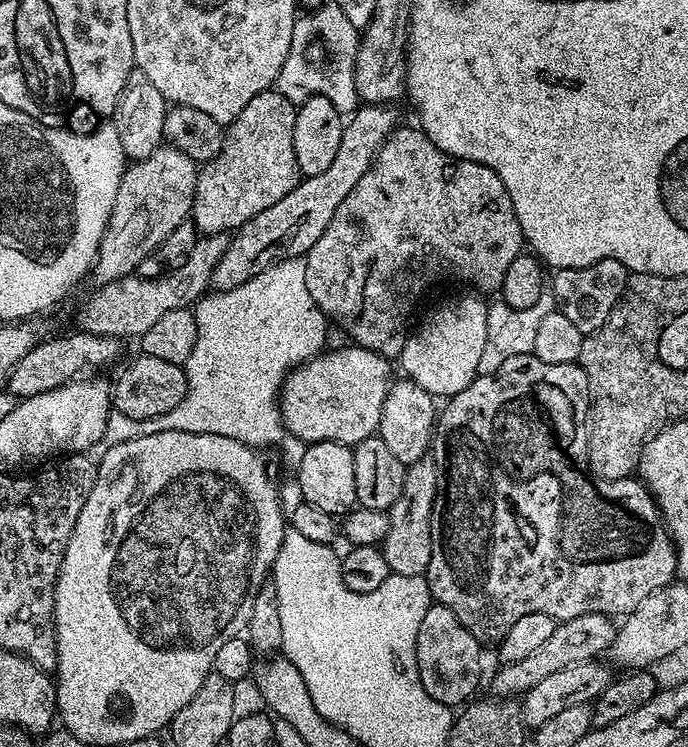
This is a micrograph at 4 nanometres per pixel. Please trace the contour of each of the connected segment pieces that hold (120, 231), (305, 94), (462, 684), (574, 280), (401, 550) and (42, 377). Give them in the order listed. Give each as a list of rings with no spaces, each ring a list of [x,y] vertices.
[[[161,146],[150,154],[150,158],[129,163],[124,170],[124,177],[118,186],[118,194],[114,197],[114,210],[110,210],[110,222],[106,222],[104,237],[100,243],[100,249],[96,255],[96,262],[90,272],[97,285],[108,284],[111,280],[120,280],[124,276],[135,273],[136,267],[142,262],[142,258],[152,255],[182,222],[192,215],[192,203],[194,202],[194,190],[196,189],[197,161],[191,160],[182,150],[171,146]]]
[[[328,2],[328,16],[322,14],[320,7],[297,15],[294,34],[290,38],[290,54],[286,54],[286,62],[282,62],[275,91],[297,106],[311,96],[321,96],[330,98],[342,114],[355,112],[358,97],[354,86],[354,62],[360,49],[360,38],[361,33],[350,26],[346,14],[342,14],[334,2]]]
[[[434,602],[430,610],[426,610],[422,622],[418,625],[418,642],[416,643],[418,678],[422,678],[422,686],[426,686],[426,694],[449,706],[457,706],[456,704],[460,703],[463,705],[471,701],[477,695],[476,687],[480,684],[480,651],[482,651],[482,645],[474,638],[474,634],[470,634],[470,630],[466,630],[466,626],[462,626],[462,622],[454,618],[449,608]]]
[[[606,258],[581,268],[561,266],[551,273],[550,296],[559,312],[566,314],[566,318],[570,318],[570,322],[574,322],[580,332],[597,332],[628,291],[629,275],[628,268],[616,258]]]
[[[425,458],[416,464],[407,465],[404,474],[402,494],[398,494],[398,502],[389,508],[388,529],[382,545],[382,551],[388,571],[393,576],[424,576],[430,566],[430,526],[434,498],[438,490],[438,474],[435,459]]]
[[[73,330],[69,336],[52,336],[41,339],[40,343],[14,366],[12,376],[8,379],[7,391],[13,392],[17,398],[46,394],[50,390],[60,388],[81,374],[100,374],[103,368],[116,364],[120,360],[121,341],[114,336],[95,336],[89,332]]]

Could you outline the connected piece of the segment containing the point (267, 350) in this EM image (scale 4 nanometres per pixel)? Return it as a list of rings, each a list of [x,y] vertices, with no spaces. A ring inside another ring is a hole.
[[[295,256],[289,260],[279,260],[277,264],[271,264],[265,272],[250,278],[250,282],[242,282],[242,286],[234,290],[205,294],[196,301],[194,311],[198,322],[198,342],[194,342],[190,358],[182,365],[188,383],[186,398],[182,398],[182,402],[178,402],[178,406],[174,406],[170,414],[153,420],[126,418],[126,414],[112,411],[106,422],[106,434],[102,434],[98,443],[89,448],[91,460],[99,464],[106,456],[106,450],[121,445],[122,442],[133,441],[139,436],[166,430],[182,430],[186,434],[222,434],[222,438],[234,438],[257,450],[265,450],[271,444],[280,444],[280,452],[289,464],[289,469],[299,468],[308,444],[290,434],[284,427],[278,397],[288,373],[304,361],[311,360],[325,347],[324,338],[330,327],[314,298],[310,298],[310,290],[306,290],[306,266],[303,259]]]

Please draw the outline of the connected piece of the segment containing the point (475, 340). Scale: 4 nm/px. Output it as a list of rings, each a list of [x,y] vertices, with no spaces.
[[[476,294],[472,296],[460,296],[457,300],[448,300],[441,308],[436,308],[420,325],[415,325],[414,331],[409,335],[408,341],[402,346],[398,363],[404,367],[403,375],[414,381],[422,390],[426,390],[433,398],[451,398],[470,382],[475,380],[478,375],[478,362],[482,360],[482,350],[486,346],[488,337],[488,327],[486,318],[488,317],[489,305],[483,304],[481,297]]]

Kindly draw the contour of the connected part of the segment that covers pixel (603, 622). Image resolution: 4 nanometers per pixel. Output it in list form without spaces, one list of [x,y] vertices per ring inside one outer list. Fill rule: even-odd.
[[[602,613],[584,614],[582,617],[559,621],[554,634],[550,634],[548,641],[540,649],[534,650],[530,658],[522,658],[522,662],[500,666],[492,680],[491,695],[496,698],[523,697],[525,692],[538,686],[538,682],[543,682],[548,675],[555,674],[557,670],[573,668],[578,662],[603,657],[603,652],[605,655],[612,647],[616,629],[613,617],[603,616]]]

